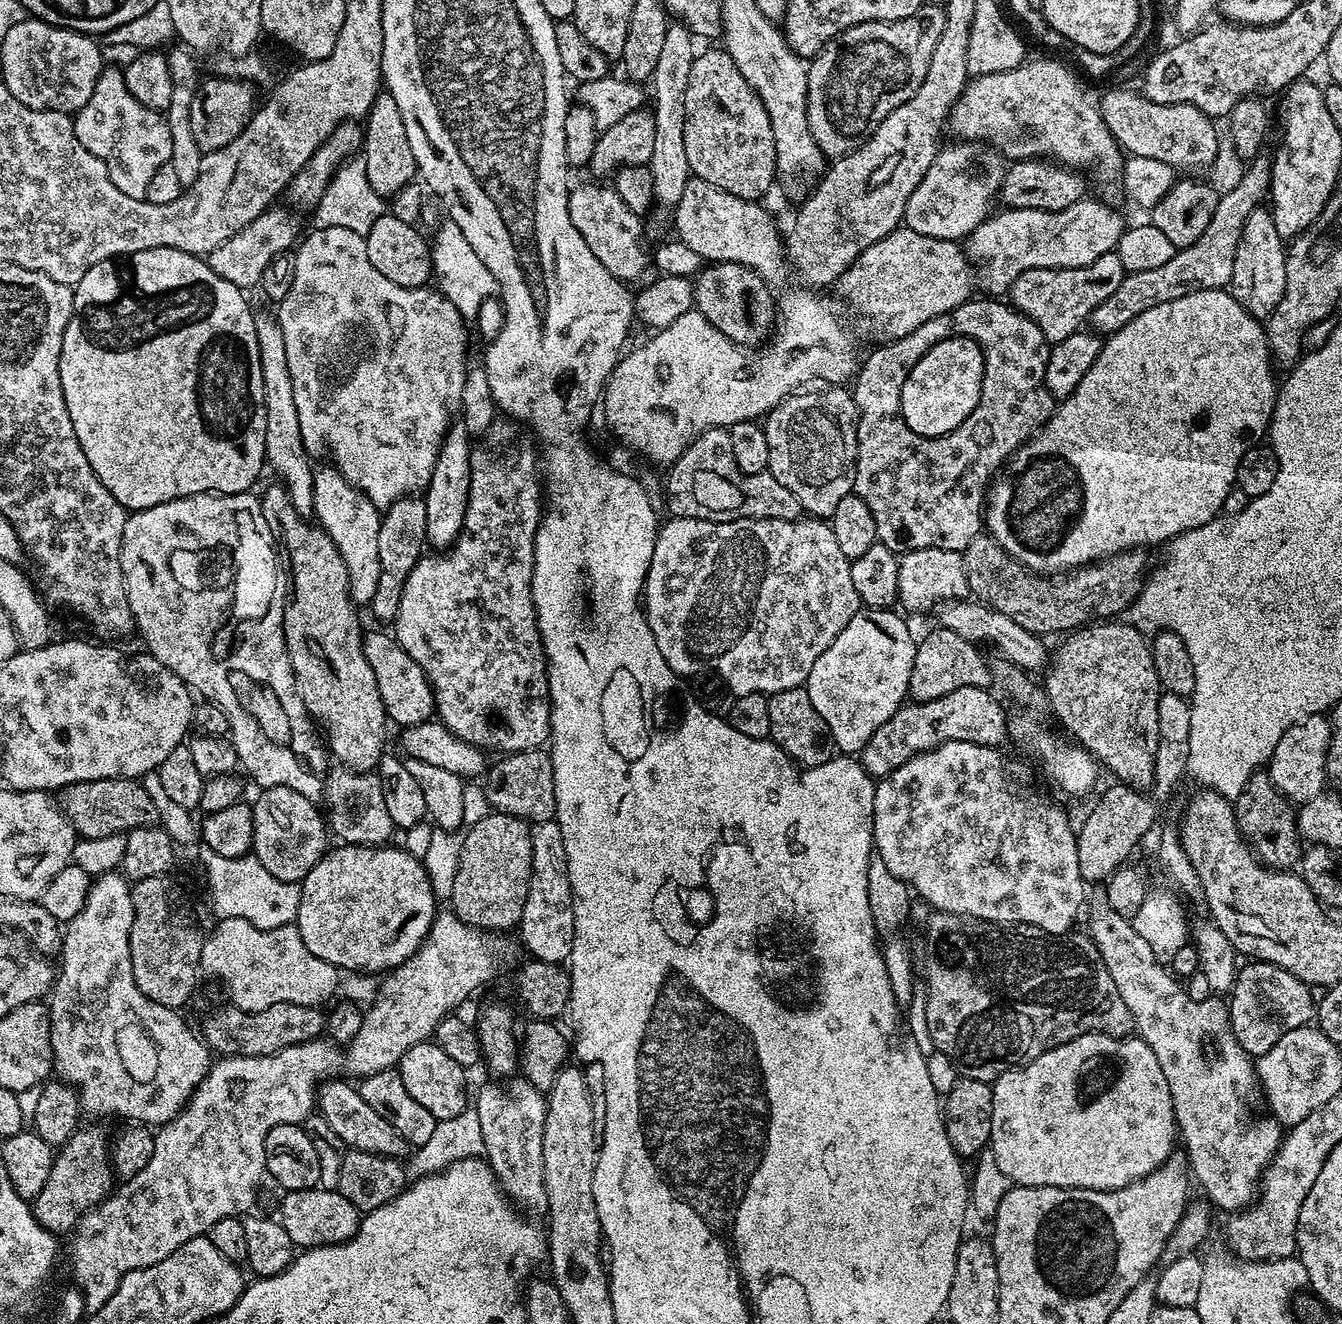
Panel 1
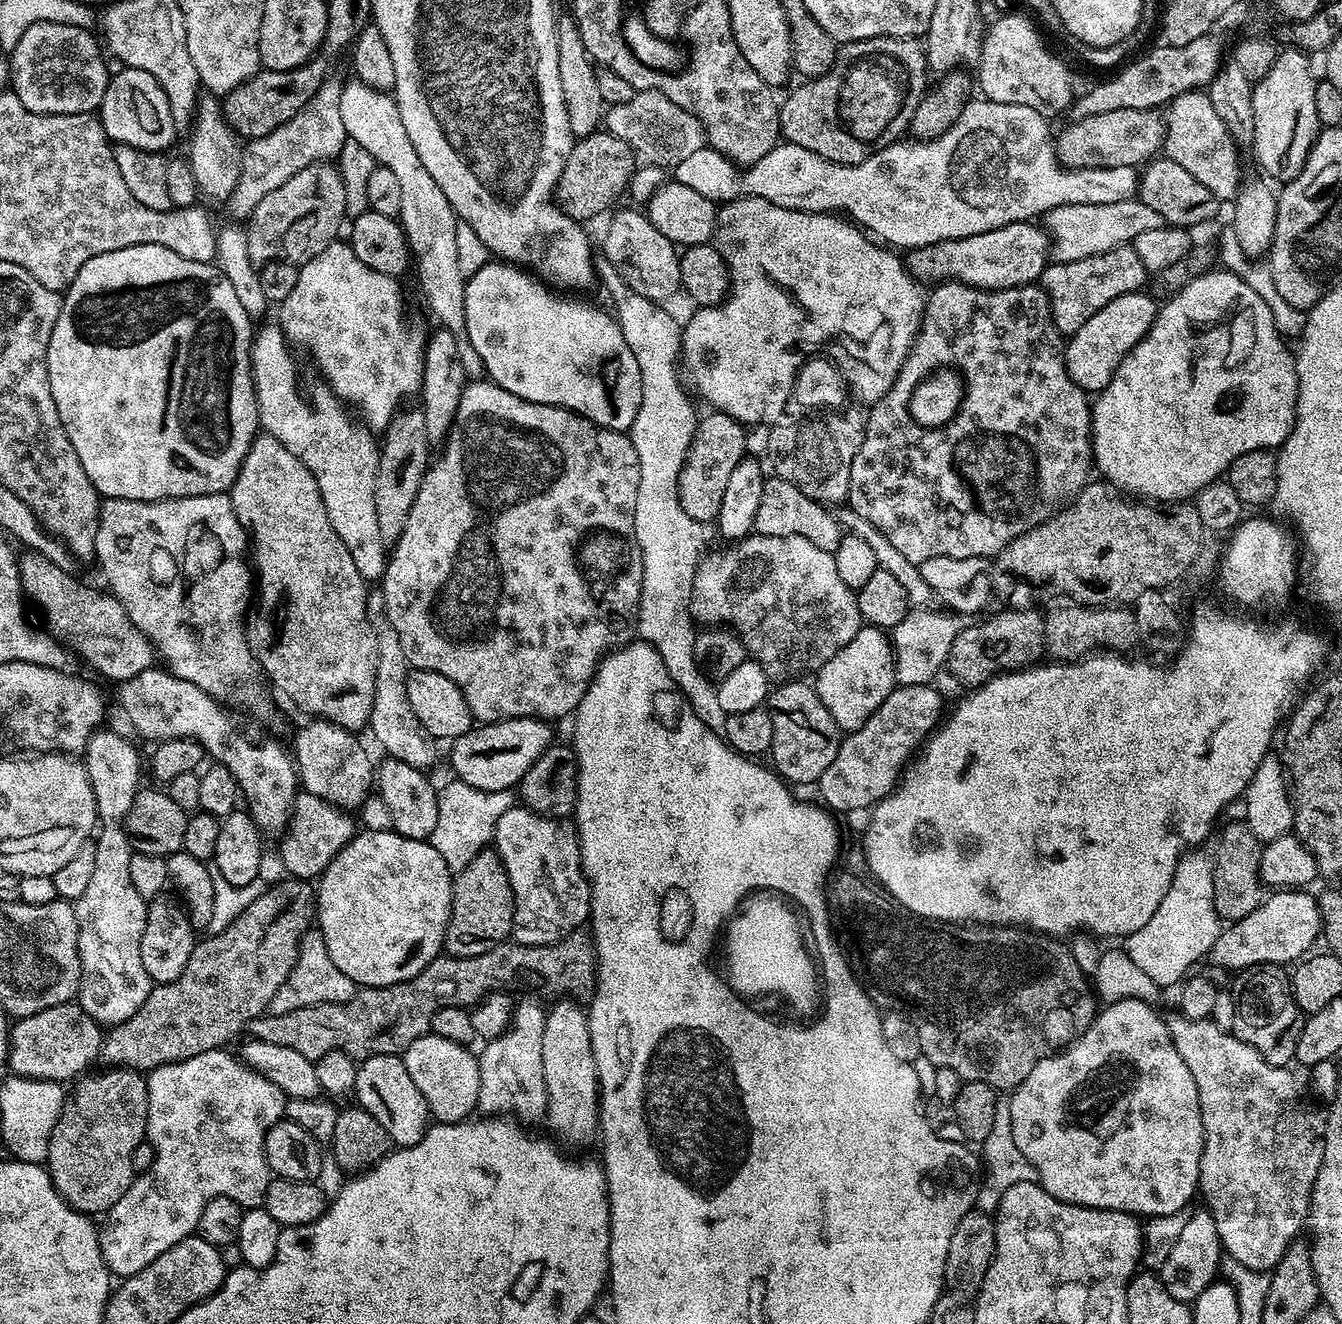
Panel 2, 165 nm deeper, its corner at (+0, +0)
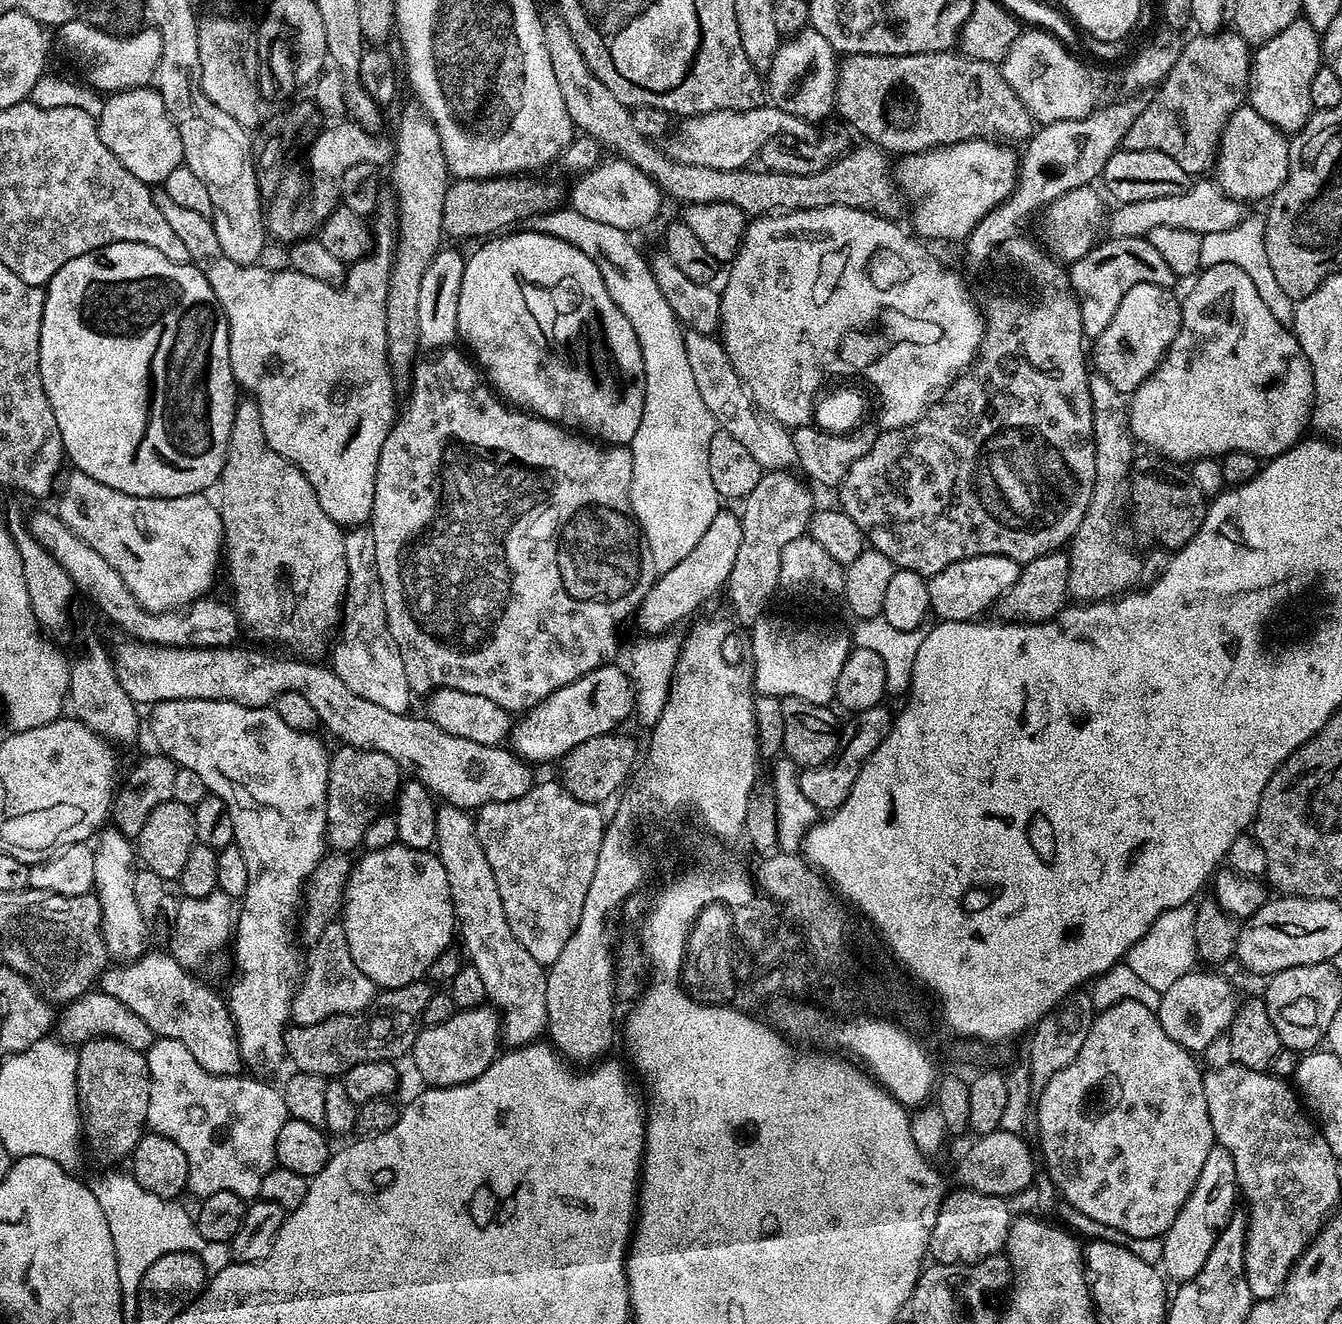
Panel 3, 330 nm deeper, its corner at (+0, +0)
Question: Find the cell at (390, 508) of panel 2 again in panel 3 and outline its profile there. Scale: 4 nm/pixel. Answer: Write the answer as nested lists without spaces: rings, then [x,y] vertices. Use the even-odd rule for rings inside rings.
[[[415,98],[409,99],[409,104],[400,108],[400,121],[396,124],[394,135],[394,155],[390,165],[392,171],[392,188],[396,191],[394,203],[396,205],[396,253],[392,256],[390,270],[390,286],[386,292],[386,338],[388,339],[388,367],[393,377],[407,377],[411,373],[417,359],[416,348],[421,347],[418,334],[418,301],[422,277],[427,267],[438,254],[445,239],[442,226],[442,202],[446,200],[446,190],[450,183],[448,163],[442,154],[442,142],[438,138],[438,130],[434,122],[426,114],[426,110]]]

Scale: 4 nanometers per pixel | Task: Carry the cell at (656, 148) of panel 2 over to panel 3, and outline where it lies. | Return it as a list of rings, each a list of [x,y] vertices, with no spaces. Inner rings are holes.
[[[774,106],[751,108],[745,112],[729,108],[705,110],[701,116],[692,116],[680,124],[680,133],[672,144],[672,159],[683,164],[710,166],[714,170],[747,169],[751,160],[760,155],[762,146],[775,136],[793,136],[802,142],[809,139],[813,125],[794,114],[786,114]]]

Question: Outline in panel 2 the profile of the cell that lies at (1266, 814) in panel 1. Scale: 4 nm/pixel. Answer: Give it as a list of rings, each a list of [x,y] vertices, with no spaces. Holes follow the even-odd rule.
[[[1247,823],[1228,824],[1220,832],[1216,840],[1216,852],[1211,853],[1214,866],[1214,910],[1220,916],[1221,921],[1235,922],[1246,918],[1246,914],[1253,912],[1261,904],[1266,895],[1265,885],[1260,883],[1260,850],[1262,842],[1251,830]]]

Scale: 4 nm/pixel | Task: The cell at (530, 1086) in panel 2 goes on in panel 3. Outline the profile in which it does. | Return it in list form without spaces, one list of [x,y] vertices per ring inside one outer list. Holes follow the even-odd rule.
[[[445,803],[437,807],[434,851],[446,870],[458,936],[464,939],[462,948],[467,963],[478,970],[478,978],[482,978],[482,986],[486,986],[486,997],[491,1007],[500,1013],[503,1043],[508,1046],[537,1043],[548,1031],[548,974],[545,965],[539,964],[526,951],[526,946],[514,938],[514,930],[510,930],[510,922],[506,922],[506,910],[502,910],[494,870],[490,870],[490,862],[486,862],[486,850],[482,850],[476,833],[476,821],[465,809]]]

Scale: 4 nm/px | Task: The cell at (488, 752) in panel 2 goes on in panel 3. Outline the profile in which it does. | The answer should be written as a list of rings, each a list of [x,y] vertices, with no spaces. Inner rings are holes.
[[[615,663],[603,664],[590,674],[554,690],[542,702],[528,709],[513,723],[510,747],[517,756],[533,765],[559,761],[574,746],[586,738],[598,738],[615,733],[624,719],[631,717],[636,702],[636,690],[627,671],[615,668]]]

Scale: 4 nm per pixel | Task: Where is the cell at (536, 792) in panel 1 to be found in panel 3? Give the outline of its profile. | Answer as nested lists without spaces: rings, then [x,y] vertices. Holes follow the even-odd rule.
[[[609,734],[598,738],[586,738],[586,742],[574,746],[574,750],[560,757],[558,783],[570,795],[578,798],[578,802],[603,805],[603,800],[610,799],[612,795],[615,797],[629,783],[638,764],[638,752],[636,756],[636,744],[630,737],[620,735]]]

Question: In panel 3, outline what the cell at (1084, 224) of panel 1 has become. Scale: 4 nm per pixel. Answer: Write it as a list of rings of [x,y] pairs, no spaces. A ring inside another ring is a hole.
[[[1200,178],[1189,186],[1182,194],[1174,194],[1170,198],[1150,198],[1133,204],[1120,204],[1110,212],[1110,230],[1112,236],[1148,237],[1150,230],[1158,230],[1158,226],[1174,226],[1174,230],[1194,230],[1194,234],[1206,236],[1221,233],[1236,227],[1245,218],[1245,205],[1239,200],[1230,198],[1217,186],[1215,179]]]

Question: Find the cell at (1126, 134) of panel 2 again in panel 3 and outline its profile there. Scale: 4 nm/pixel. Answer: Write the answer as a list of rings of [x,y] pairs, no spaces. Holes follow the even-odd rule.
[[[1221,30],[1215,32],[1212,36],[1196,34],[1193,35],[1193,37],[1193,40],[1189,40],[1188,38],[1183,41],[1181,56],[1174,64],[1173,69],[1170,70],[1168,76],[1165,77],[1159,87],[1155,89],[1154,93],[1156,93],[1156,97],[1153,95],[1151,99],[1149,99],[1147,106],[1142,110],[1142,114],[1138,114],[1138,118],[1134,118],[1134,126],[1130,126],[1130,130],[1124,138],[1123,147],[1129,148],[1130,150],[1154,150],[1155,152],[1166,154],[1170,158],[1174,158],[1174,162],[1178,162],[1178,166],[1182,166],[1182,170],[1186,170],[1189,177],[1196,178],[1201,174],[1207,173],[1204,172],[1207,168],[1209,171],[1209,169],[1213,167],[1220,130],[1223,128],[1224,123],[1245,103],[1246,93],[1248,91],[1248,72],[1252,68],[1252,57],[1250,55],[1250,46],[1235,30]]]

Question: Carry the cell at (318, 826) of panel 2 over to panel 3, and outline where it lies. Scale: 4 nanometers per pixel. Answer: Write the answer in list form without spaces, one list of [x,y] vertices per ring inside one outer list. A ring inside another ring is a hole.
[[[347,746],[337,747],[337,752],[331,753],[328,762],[328,793],[326,794],[326,818],[328,819],[328,834],[326,837],[326,844],[333,852],[347,852],[349,854],[355,853],[355,848],[358,849],[364,843],[364,835],[367,828],[372,824],[373,820],[376,820],[385,811],[384,808],[393,803],[396,799],[396,793],[399,792],[402,783],[402,769],[398,762],[394,762],[394,758],[390,758],[386,754],[378,754],[378,750],[362,750],[361,748],[349,748]]]

